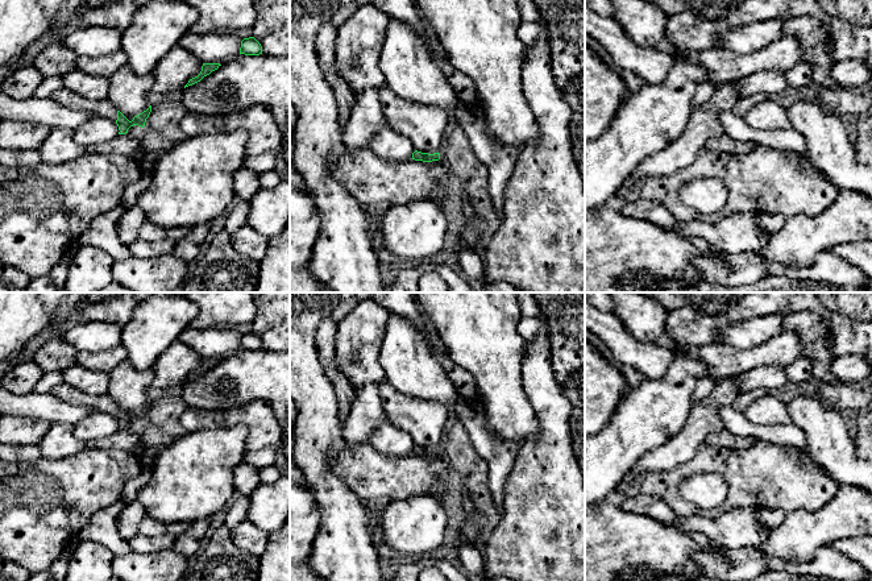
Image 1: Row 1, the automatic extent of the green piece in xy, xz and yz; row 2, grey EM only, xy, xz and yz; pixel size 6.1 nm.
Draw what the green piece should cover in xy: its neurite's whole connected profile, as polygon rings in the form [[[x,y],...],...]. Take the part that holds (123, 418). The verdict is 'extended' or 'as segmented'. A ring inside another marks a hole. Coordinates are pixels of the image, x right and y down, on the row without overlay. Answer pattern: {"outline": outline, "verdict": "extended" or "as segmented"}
{"outline": [[[65,382],[55,386],[50,393],[65,403],[75,406],[92,406],[97,410],[115,415],[120,426],[119,429],[128,428],[128,424],[133,420],[144,423],[146,414],[151,407],[150,401],[146,406],[134,411],[133,415],[129,416],[108,394],[90,395]]], "verdict": "extended"}

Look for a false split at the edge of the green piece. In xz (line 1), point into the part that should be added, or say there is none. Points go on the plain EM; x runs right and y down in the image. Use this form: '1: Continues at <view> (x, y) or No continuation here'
1: No continuation here

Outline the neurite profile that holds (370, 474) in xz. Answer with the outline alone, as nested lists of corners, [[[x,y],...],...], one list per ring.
[[[344,443],[333,460],[333,470],[362,499],[406,499],[419,495],[440,494],[448,497],[450,470],[440,456],[423,457],[410,455],[394,458],[378,452],[370,443],[352,447]]]

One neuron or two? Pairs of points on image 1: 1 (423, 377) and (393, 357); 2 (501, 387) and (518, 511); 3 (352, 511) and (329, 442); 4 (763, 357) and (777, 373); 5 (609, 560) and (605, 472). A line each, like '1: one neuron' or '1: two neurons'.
1: one neuron
2: two neurons
3: one neuron
4: two neurons
5: two neurons

